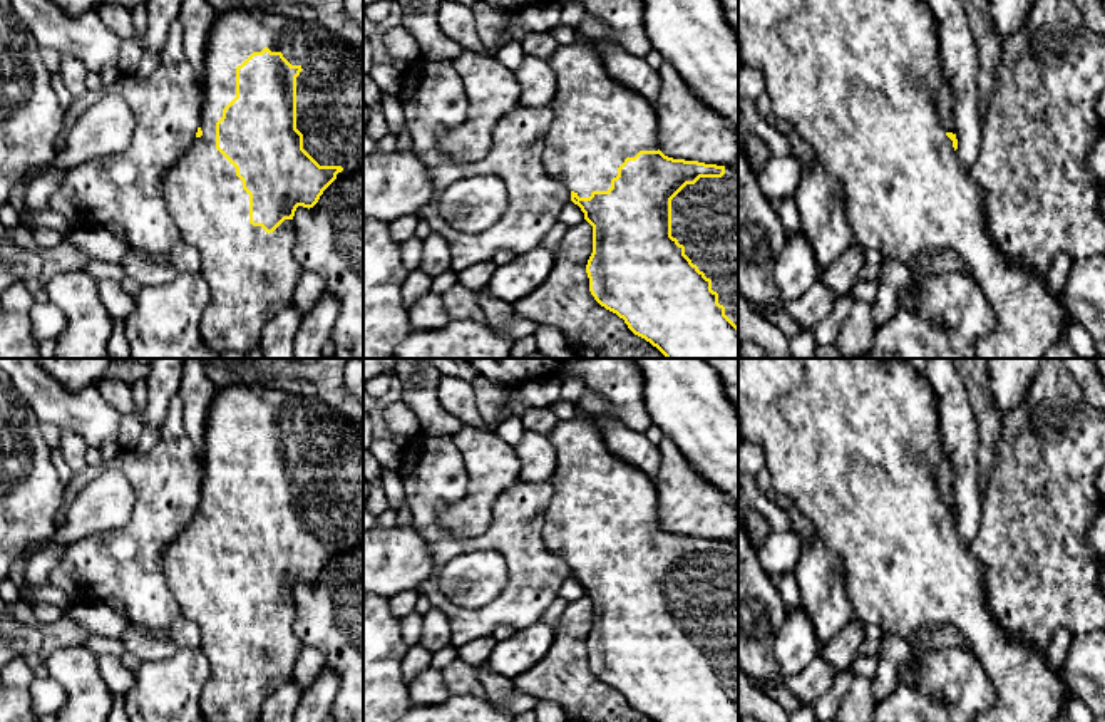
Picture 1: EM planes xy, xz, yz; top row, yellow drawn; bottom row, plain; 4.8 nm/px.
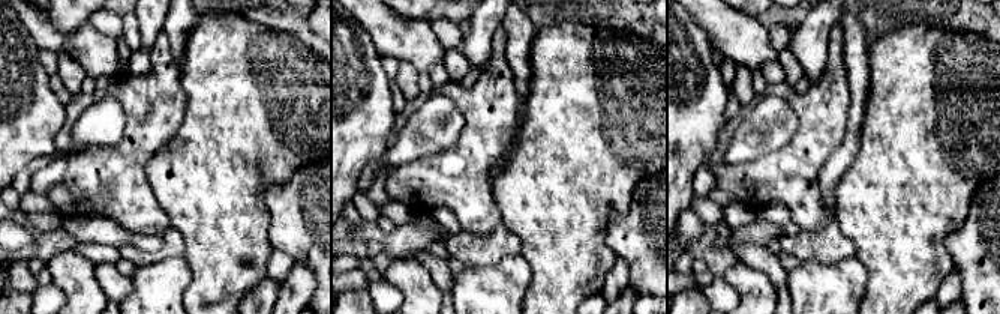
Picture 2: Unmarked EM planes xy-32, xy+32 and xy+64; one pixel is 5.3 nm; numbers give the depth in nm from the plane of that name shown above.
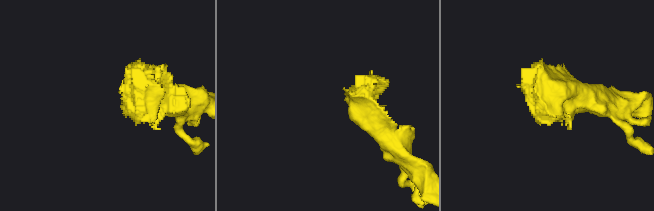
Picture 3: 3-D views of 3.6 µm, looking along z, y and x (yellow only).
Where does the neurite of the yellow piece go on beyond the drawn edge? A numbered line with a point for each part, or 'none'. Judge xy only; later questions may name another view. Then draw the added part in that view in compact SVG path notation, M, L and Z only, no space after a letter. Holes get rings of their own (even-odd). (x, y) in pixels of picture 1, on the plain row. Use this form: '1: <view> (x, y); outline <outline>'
1: xy (251, 650); outline M260 384L218 389L206 414L204 449L199 454L203 511L194 513L182 531L162 549L162 570L169 590L179 603L181 615L199 628L201 652L209 662L211 673L199 697L201 712L208 722L258 722L263 702L293 678L293 668L303 647L293 630L295 596L285 595L273 608L253 601L249 570L243 565L236 543L216 524L216 498L223 493L223 484L236 472L236 442L265 422L281 427L291 441L303 444L296 452L296 504L303 509L303 524L320 541L342 541L338 554L363 544L363 431L313 399L301 399Z

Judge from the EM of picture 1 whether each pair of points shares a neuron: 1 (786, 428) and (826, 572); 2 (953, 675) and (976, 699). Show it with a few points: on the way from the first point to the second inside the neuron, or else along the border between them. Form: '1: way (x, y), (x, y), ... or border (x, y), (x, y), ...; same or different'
1: border (817, 533), (841, 567); different
2: way (958, 680), (971, 694); same

